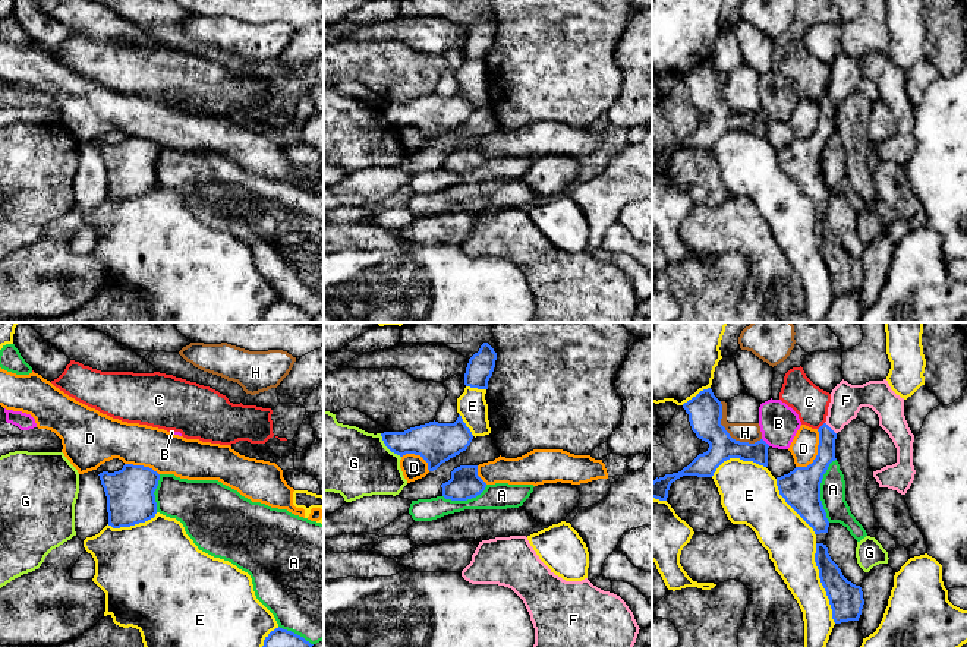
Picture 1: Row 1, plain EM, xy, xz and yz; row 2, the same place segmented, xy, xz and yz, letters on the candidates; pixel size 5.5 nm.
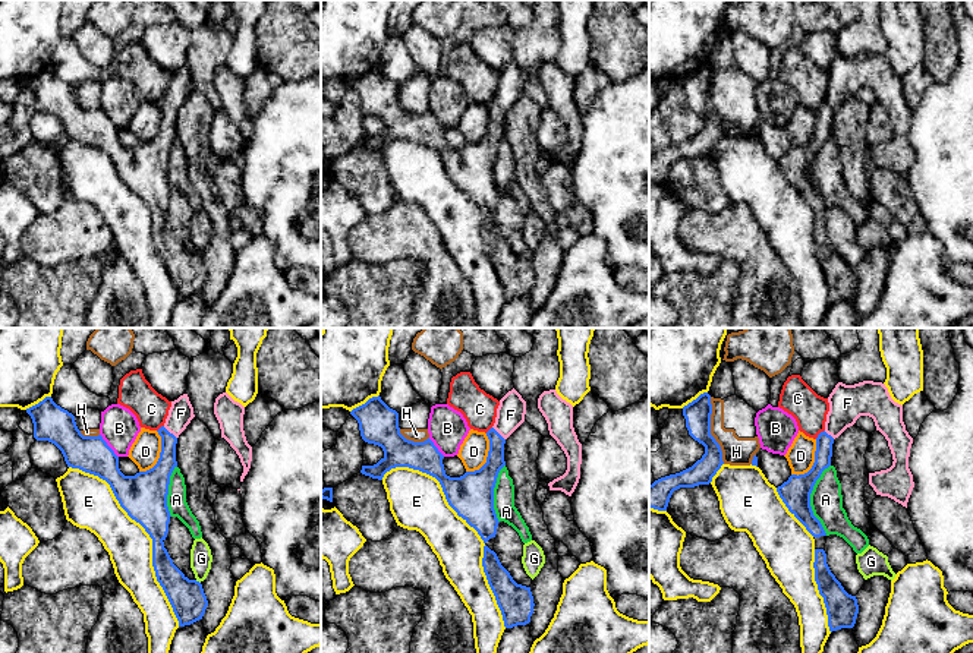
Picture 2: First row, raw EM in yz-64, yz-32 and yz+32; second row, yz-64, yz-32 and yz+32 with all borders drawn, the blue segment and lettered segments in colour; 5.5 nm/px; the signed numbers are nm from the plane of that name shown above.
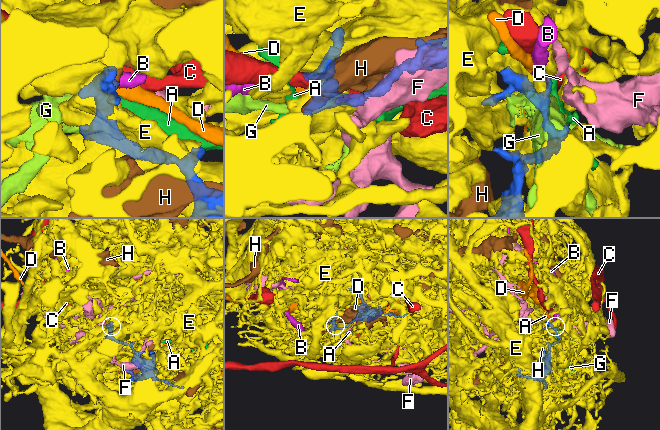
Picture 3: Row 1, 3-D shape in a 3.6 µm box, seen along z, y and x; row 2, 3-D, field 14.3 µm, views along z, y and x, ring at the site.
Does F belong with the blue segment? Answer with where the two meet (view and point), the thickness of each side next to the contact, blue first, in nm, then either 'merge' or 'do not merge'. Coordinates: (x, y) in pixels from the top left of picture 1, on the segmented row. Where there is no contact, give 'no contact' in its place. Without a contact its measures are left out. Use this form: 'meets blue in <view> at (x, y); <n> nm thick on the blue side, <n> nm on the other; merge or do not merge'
meets blue in yz at (830, 428); 100 nm thick on the blue side, 180 nm on the other; merge

